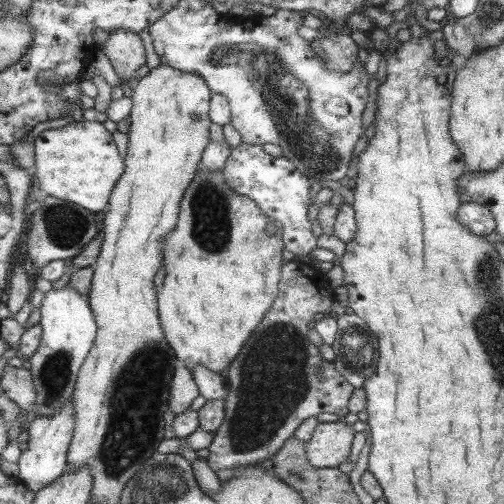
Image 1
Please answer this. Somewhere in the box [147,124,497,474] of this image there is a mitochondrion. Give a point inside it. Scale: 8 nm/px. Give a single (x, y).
(272, 382)

